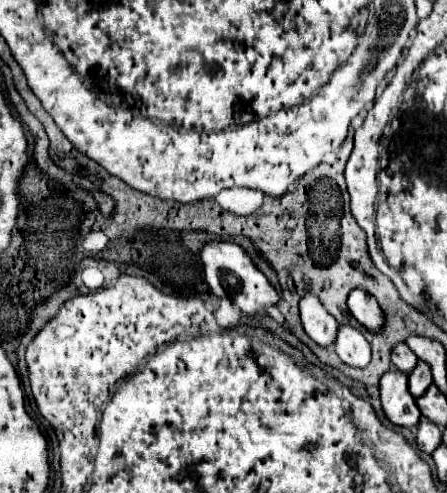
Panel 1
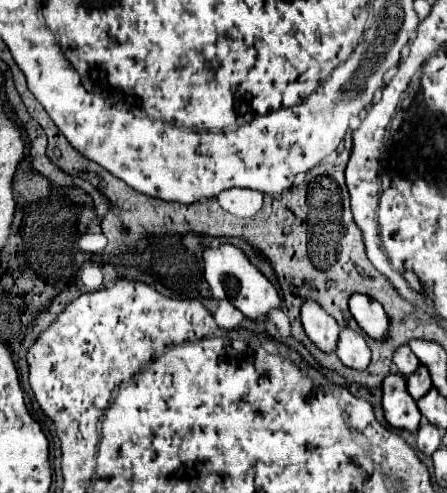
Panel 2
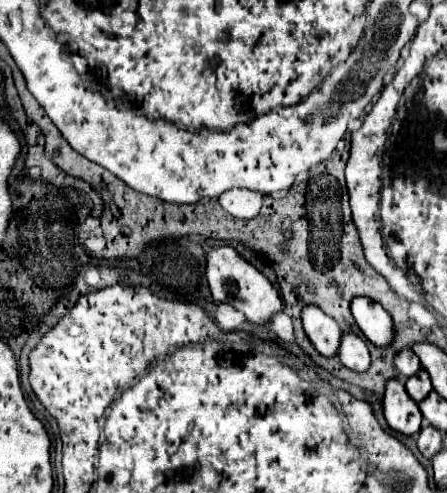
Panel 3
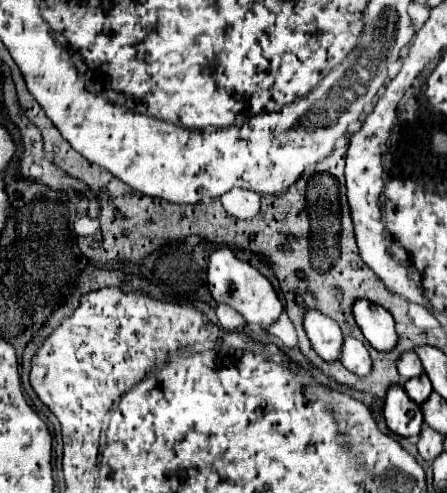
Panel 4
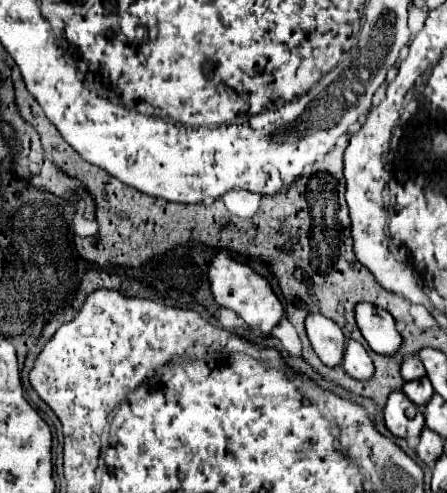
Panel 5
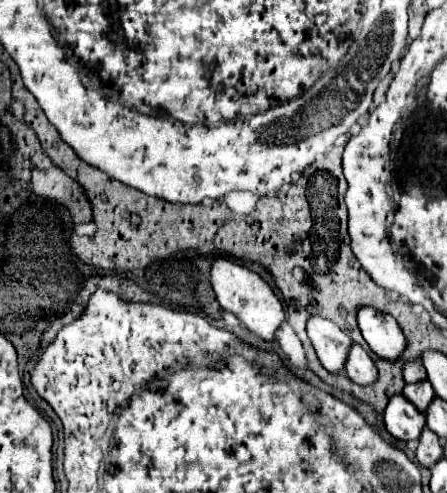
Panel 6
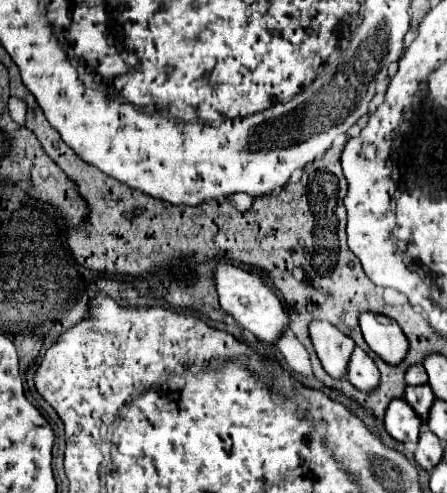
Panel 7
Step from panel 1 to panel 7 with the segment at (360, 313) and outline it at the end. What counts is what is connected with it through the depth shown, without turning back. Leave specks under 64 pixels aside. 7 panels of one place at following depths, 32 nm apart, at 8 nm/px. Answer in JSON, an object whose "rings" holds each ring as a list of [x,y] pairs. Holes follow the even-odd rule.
{"rings":[[[366,312],[360,316],[360,328],[370,350],[390,366],[398,366],[406,358],[410,348],[408,338],[392,318]]]}

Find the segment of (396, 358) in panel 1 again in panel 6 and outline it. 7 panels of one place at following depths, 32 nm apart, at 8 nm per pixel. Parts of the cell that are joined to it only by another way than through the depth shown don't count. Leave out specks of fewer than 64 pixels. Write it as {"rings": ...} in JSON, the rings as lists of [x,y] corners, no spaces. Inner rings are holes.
{"rings":[[[420,360],[408,362],[408,364],[404,366],[404,380],[406,380],[408,384],[416,384],[416,382],[424,382],[424,380],[426,380],[426,372],[424,372]]]}

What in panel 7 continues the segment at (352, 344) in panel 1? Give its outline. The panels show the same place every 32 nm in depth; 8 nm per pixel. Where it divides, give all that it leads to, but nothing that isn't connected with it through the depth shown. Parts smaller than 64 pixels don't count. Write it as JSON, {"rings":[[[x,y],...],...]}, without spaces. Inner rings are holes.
{"rings":[[[354,348],[352,352],[352,360],[348,364],[348,380],[364,394],[370,394],[380,386],[380,372],[374,360],[362,348]]]}

